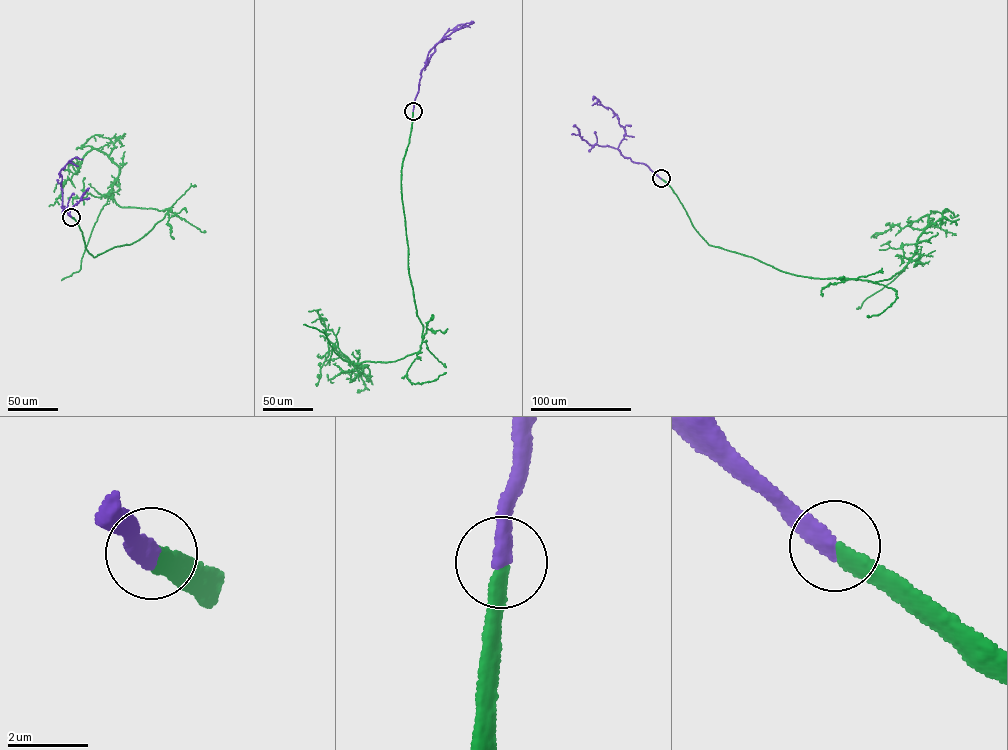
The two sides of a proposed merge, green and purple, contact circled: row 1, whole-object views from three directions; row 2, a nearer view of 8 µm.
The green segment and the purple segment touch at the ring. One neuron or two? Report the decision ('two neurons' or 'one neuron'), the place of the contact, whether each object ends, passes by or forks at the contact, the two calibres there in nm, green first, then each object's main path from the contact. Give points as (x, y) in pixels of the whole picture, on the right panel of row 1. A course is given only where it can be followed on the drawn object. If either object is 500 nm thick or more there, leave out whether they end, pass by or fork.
one neuron; place (661, 178); green ends; purple ends; calibres 380 and 420 nm; course green (661, 178), (709, 245), (783, 271), (890, 279), (914, 254), (928, 215), (876, 238); course purple (661, 178), (644, 164), (623, 156), (618, 148), (625, 130), (617, 115), (593, 96), (593, 100)

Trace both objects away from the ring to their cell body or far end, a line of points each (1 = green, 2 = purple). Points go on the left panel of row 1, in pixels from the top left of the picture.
1: (71, 216), (94, 257), (142, 237), (169, 209), (118, 206), (111, 192), (119, 167), (94, 149), (49, 206)
2: (71, 217), (67, 210), (62, 212), (59, 173), (70, 160), (82, 159)

